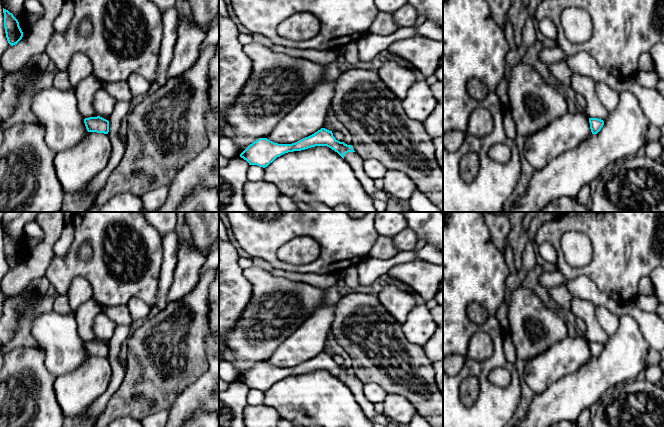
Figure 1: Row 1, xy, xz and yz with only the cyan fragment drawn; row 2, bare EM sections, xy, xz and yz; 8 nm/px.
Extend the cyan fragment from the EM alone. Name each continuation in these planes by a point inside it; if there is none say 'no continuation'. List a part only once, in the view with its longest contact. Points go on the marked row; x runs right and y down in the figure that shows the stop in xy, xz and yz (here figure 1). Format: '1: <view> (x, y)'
1: xz (356, 162)

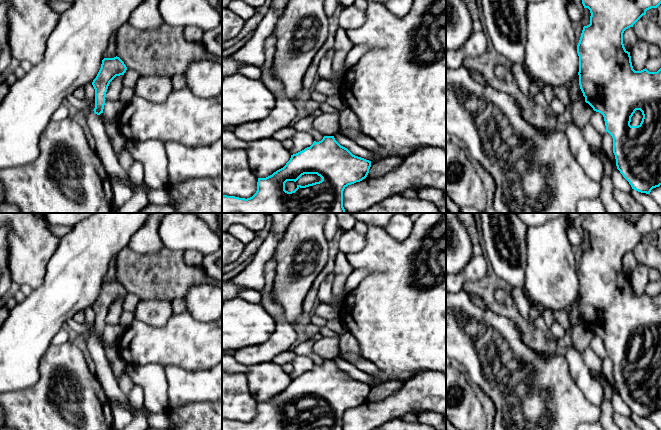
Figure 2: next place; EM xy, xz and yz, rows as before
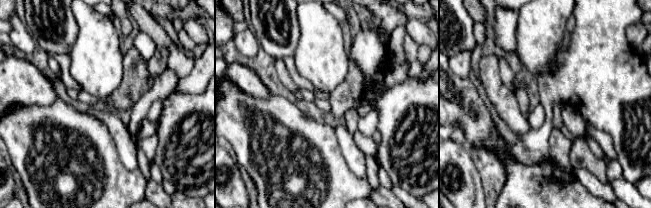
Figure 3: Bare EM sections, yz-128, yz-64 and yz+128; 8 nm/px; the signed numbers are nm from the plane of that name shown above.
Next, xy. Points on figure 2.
1: xy (103, 149)

